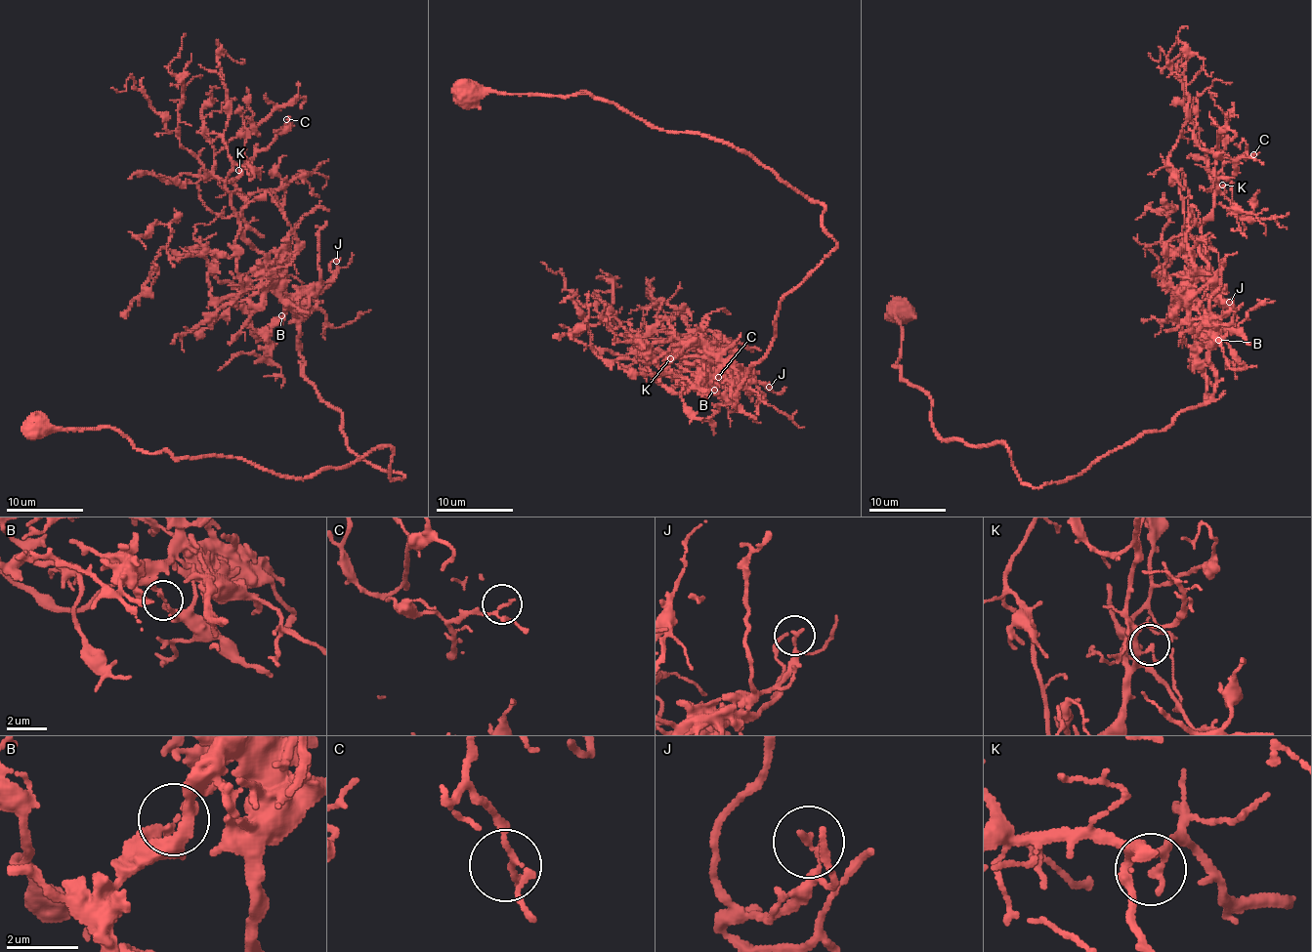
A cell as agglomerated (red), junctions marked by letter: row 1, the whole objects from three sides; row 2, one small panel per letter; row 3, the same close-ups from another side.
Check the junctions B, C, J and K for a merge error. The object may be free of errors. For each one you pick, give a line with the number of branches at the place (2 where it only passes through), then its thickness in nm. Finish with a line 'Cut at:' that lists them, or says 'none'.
B: 2 | 140 nm
Cut at: B

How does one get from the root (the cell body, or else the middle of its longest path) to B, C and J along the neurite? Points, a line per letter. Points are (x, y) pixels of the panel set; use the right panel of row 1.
B: (903, 307), (896, 368), (940, 437), (1003, 443), (1036, 487), (1207, 401), (1217, 340)
C: (903, 307), (896, 368), (942, 440), (1075, 477), (1209, 399), (1198, 240), (1253, 154)
J: (903, 307), (896, 368), (929, 395), (940, 437), (1001, 442), (1042, 487), (1209, 399), (1212, 320), (1229, 302)

